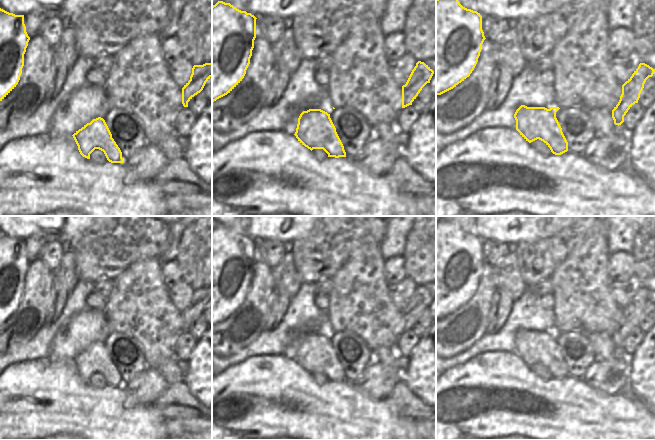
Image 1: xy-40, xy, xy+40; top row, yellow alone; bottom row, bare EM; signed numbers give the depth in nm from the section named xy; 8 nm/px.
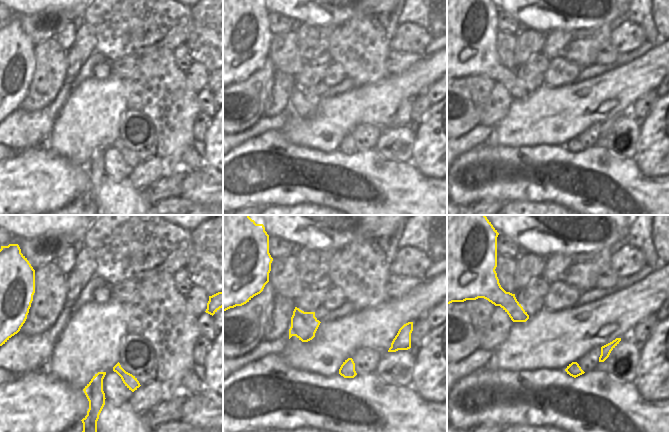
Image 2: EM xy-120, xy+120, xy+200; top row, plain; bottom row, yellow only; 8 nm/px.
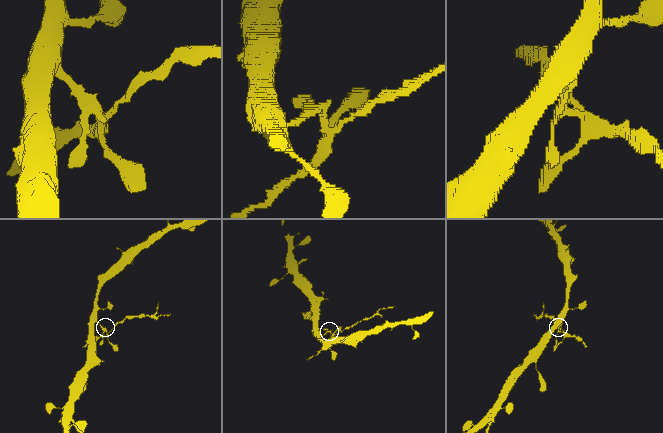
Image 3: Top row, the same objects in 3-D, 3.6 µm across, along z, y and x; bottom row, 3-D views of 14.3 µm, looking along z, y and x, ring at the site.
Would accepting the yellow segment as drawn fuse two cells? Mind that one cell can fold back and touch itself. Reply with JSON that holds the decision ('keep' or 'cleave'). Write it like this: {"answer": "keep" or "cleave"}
{"answer": "cleave"}

